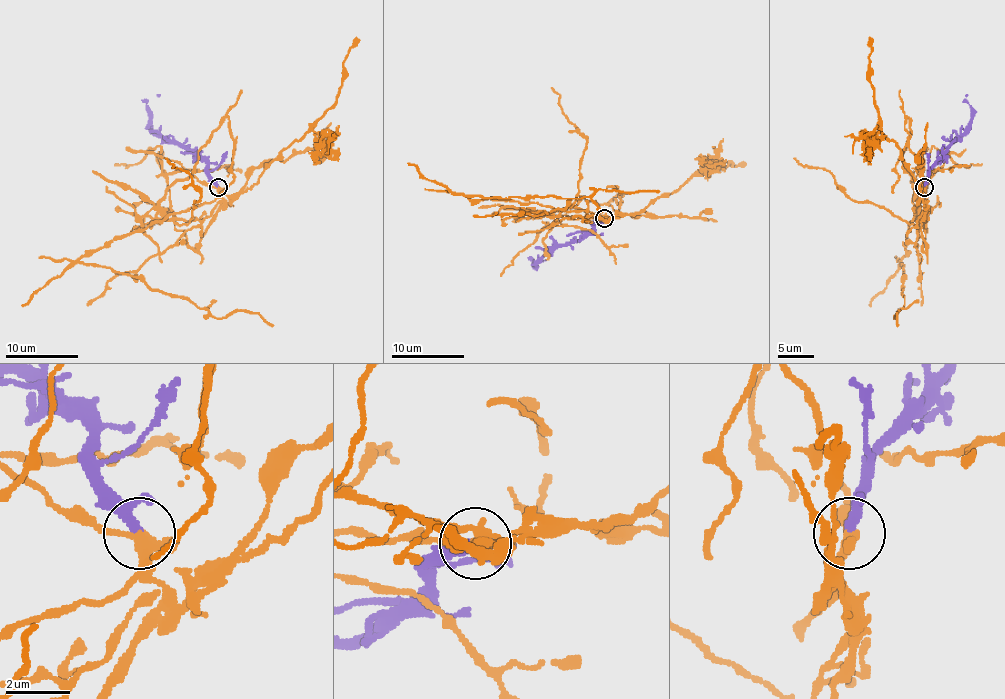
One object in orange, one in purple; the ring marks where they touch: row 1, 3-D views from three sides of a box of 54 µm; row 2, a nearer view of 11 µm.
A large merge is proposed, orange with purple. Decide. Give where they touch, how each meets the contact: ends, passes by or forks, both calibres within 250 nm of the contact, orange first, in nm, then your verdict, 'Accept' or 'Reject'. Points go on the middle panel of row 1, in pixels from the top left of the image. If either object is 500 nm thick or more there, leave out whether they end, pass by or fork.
Place: (604, 218). At the ring orange passes by. At the ring purple passes by. Thickness 320 nm (orange) against 220 nm. Reject

